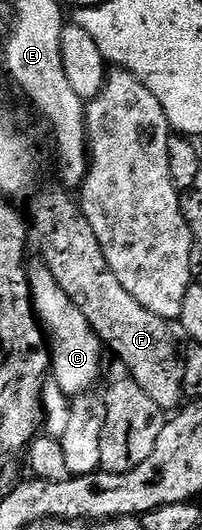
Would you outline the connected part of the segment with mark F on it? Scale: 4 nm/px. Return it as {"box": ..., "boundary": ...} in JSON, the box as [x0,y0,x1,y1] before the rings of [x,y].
{"box":[30,188,185,410],"boundary":[[[41,188],[30,201],[30,233],[35,244],[36,241],[40,244],[40,257],[44,260],[41,262],[82,311],[103,344],[109,350],[112,348],[113,355],[128,368],[130,380],[138,383],[160,409],[179,410],[185,400],[180,366],[182,345],[176,342],[173,322],[154,315],[154,311],[146,311],[146,307],[118,283],[118,275],[110,271],[110,263],[106,263],[106,255],[102,255],[102,243],[98,243],[98,235],[94,235],[94,227],[90,227],[90,219],[86,219],[79,200],[74,199],[67,188],[59,188]]]}

